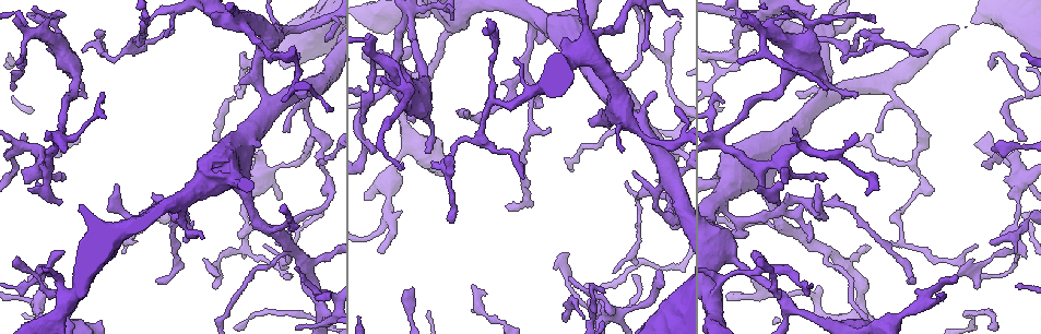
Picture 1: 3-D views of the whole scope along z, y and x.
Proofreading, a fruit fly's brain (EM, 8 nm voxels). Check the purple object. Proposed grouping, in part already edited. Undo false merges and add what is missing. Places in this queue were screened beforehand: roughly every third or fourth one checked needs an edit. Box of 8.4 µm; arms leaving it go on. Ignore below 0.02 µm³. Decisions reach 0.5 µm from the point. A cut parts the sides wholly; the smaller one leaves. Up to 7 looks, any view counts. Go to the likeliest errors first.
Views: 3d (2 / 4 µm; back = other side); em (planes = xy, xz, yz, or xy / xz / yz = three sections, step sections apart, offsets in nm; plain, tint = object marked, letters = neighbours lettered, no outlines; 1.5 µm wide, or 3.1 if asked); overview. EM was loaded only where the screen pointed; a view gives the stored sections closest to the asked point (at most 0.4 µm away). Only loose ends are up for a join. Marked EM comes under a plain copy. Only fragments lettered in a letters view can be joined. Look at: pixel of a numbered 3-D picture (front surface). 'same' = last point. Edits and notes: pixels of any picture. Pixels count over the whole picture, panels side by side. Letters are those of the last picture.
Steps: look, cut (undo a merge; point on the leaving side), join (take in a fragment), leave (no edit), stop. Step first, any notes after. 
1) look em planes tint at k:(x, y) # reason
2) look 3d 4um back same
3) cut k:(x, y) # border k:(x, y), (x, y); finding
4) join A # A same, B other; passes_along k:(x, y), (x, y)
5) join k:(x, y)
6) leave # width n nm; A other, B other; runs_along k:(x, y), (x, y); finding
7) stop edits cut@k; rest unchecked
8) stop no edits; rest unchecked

look 3d 2um at 1:(283, 131) # tapers out

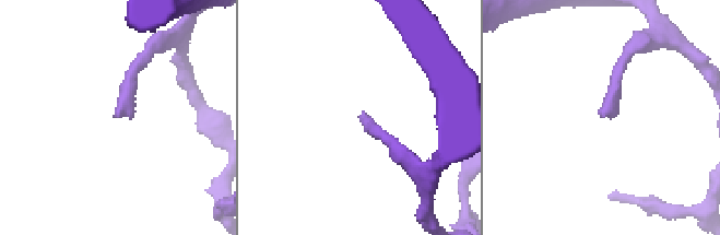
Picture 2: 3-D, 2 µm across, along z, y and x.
look em planes letters at 2:(600, 114)

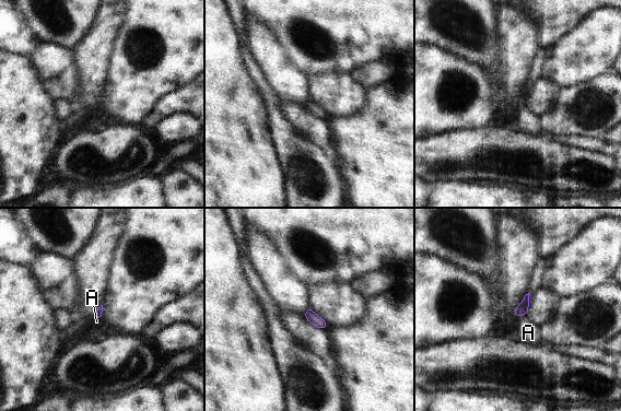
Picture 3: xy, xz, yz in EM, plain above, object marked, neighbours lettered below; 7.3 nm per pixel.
join 3:(528, 332) # A same; passes_along 3:(523, 308), (522, 314), (528, 332); the neuron continues

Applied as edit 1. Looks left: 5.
look em planes letters at 1:(780, 203) # free end

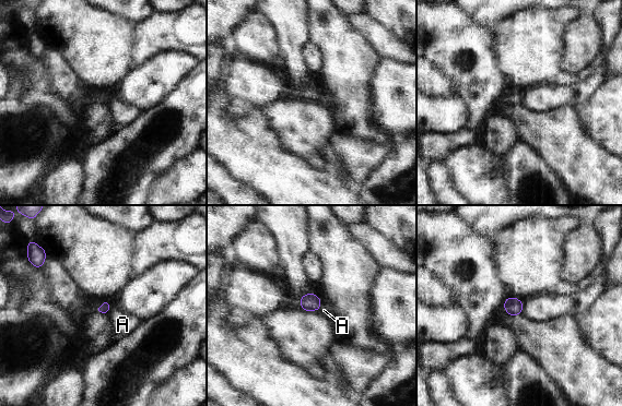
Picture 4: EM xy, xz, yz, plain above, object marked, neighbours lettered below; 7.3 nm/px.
leave # A other; border 4:(110, 307), (106, 313); none of them fits

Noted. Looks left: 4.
look em xy step 4 letters at 1:(363, 53) # free end

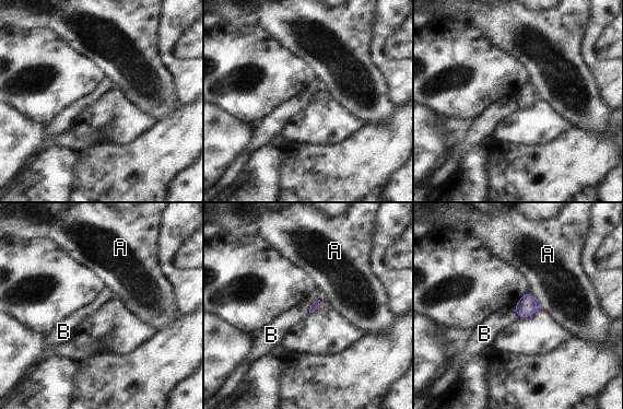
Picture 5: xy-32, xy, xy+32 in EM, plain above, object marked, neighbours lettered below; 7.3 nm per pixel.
leave # A other, B other; border 5:(319, 299), (310, 305), (308, 312); no lettered fragment goes on from it

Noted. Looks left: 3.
stop edits join@3; rest unchecked

